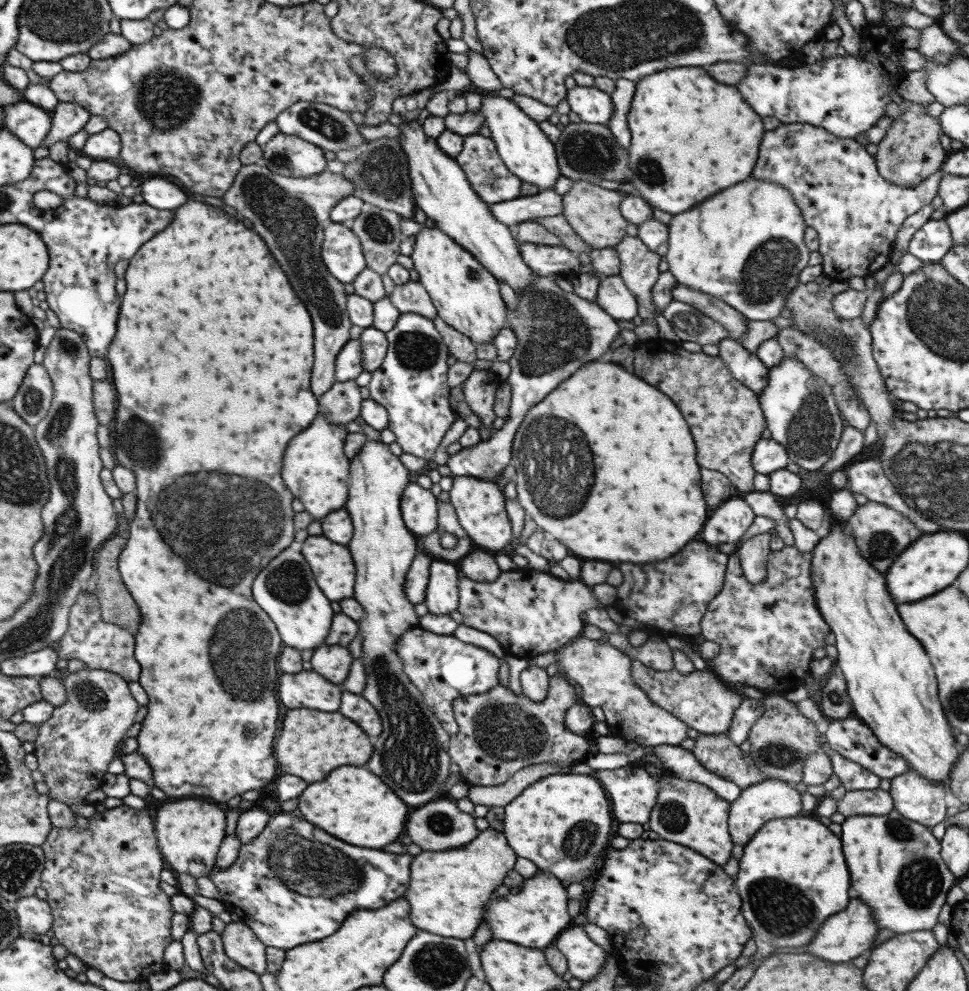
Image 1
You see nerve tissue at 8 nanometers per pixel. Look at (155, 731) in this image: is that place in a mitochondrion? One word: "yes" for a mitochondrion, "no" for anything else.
no

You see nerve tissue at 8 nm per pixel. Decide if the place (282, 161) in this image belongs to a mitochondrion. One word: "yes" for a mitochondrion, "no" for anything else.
yes

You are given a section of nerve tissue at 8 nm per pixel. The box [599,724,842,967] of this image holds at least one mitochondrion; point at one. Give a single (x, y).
(782, 909)

